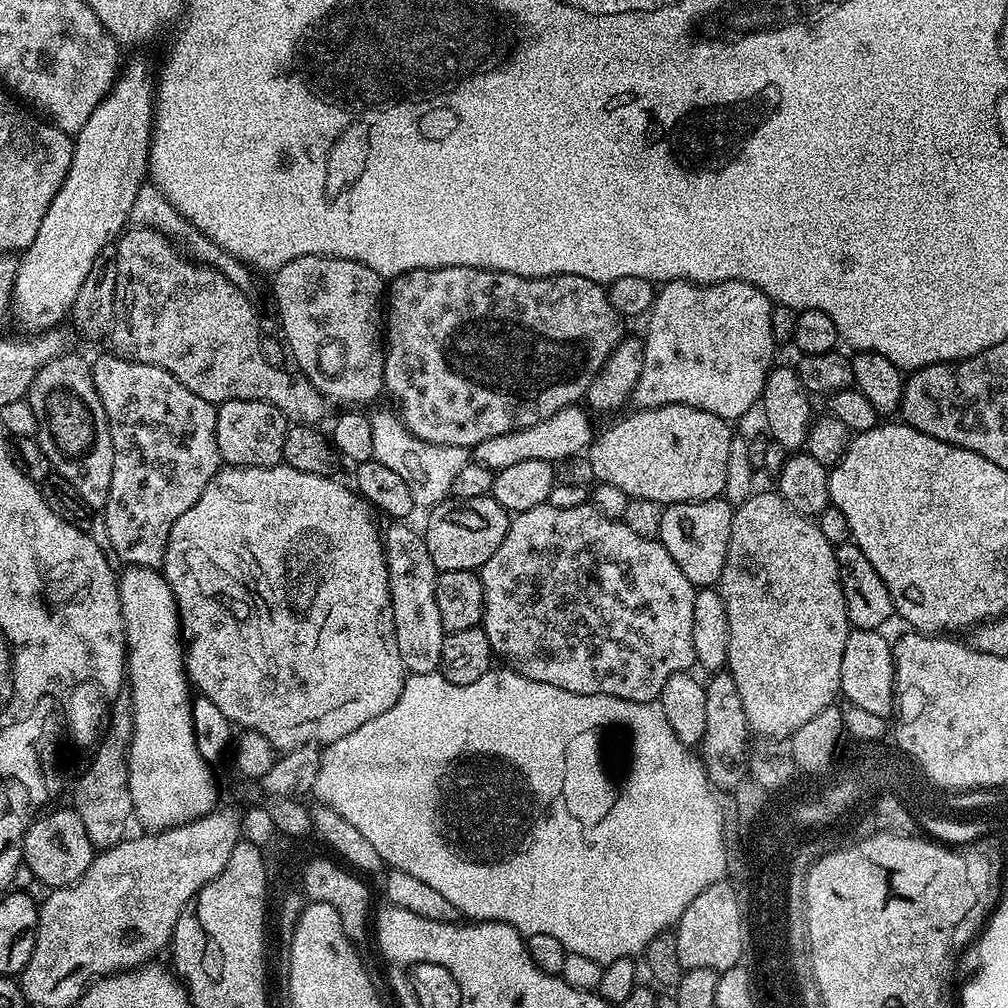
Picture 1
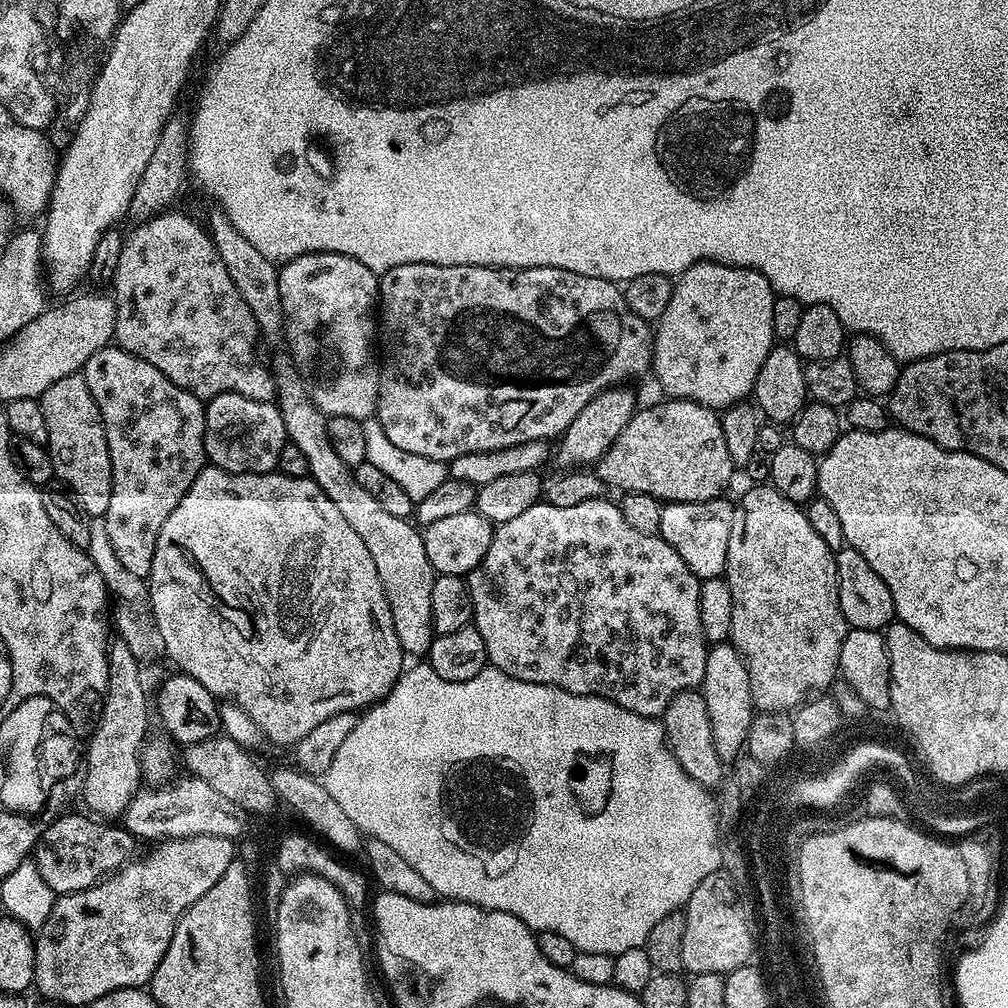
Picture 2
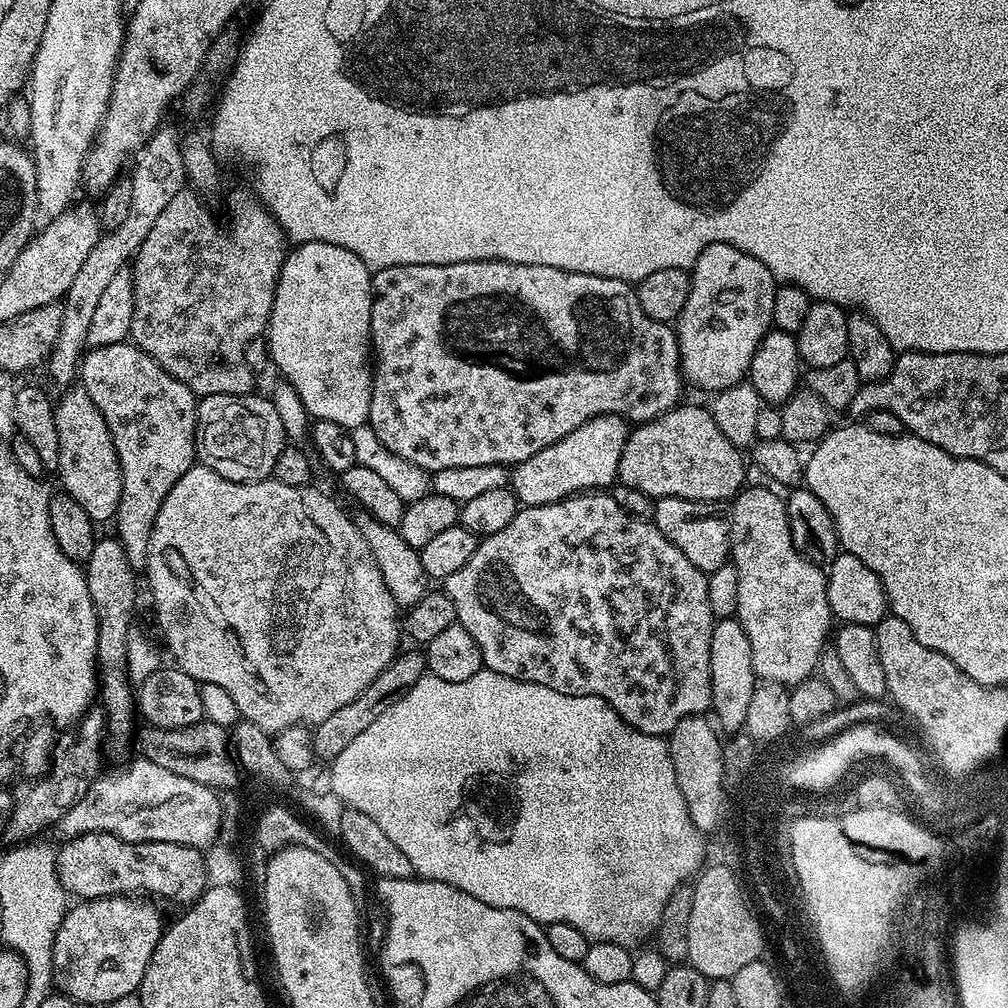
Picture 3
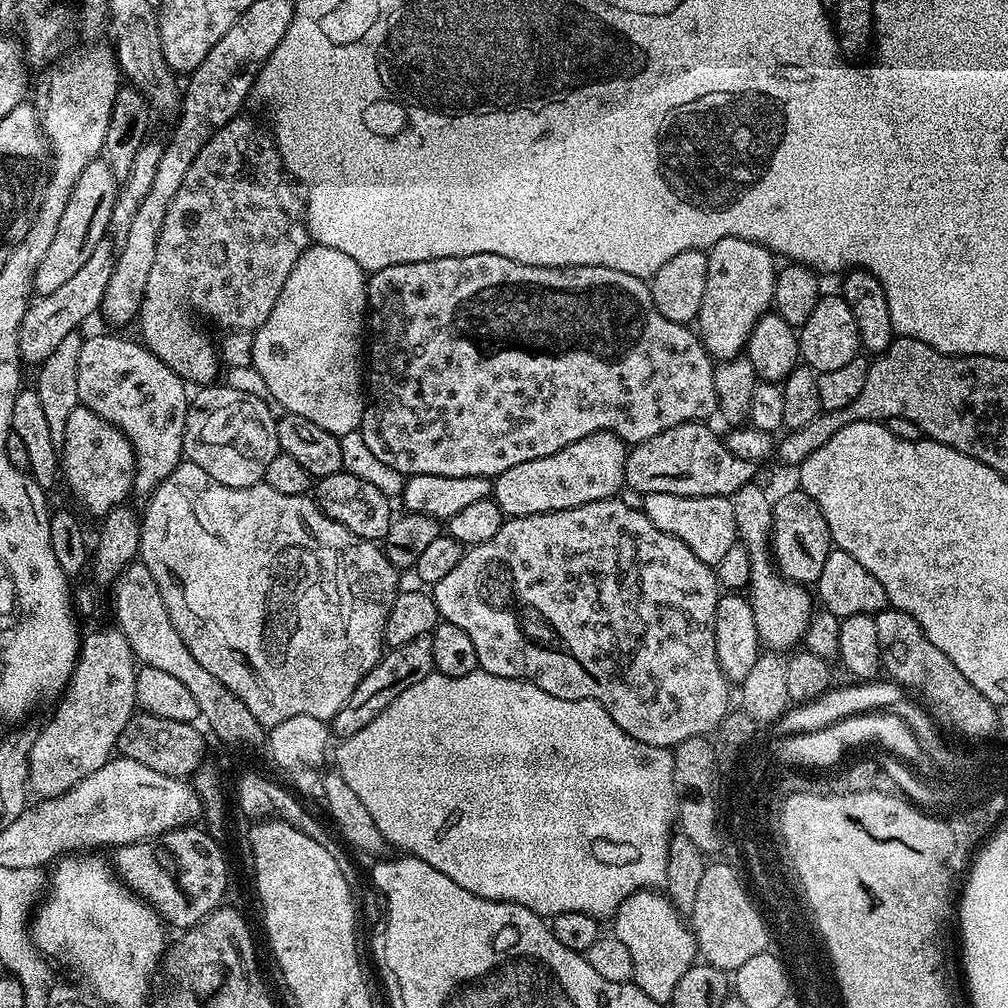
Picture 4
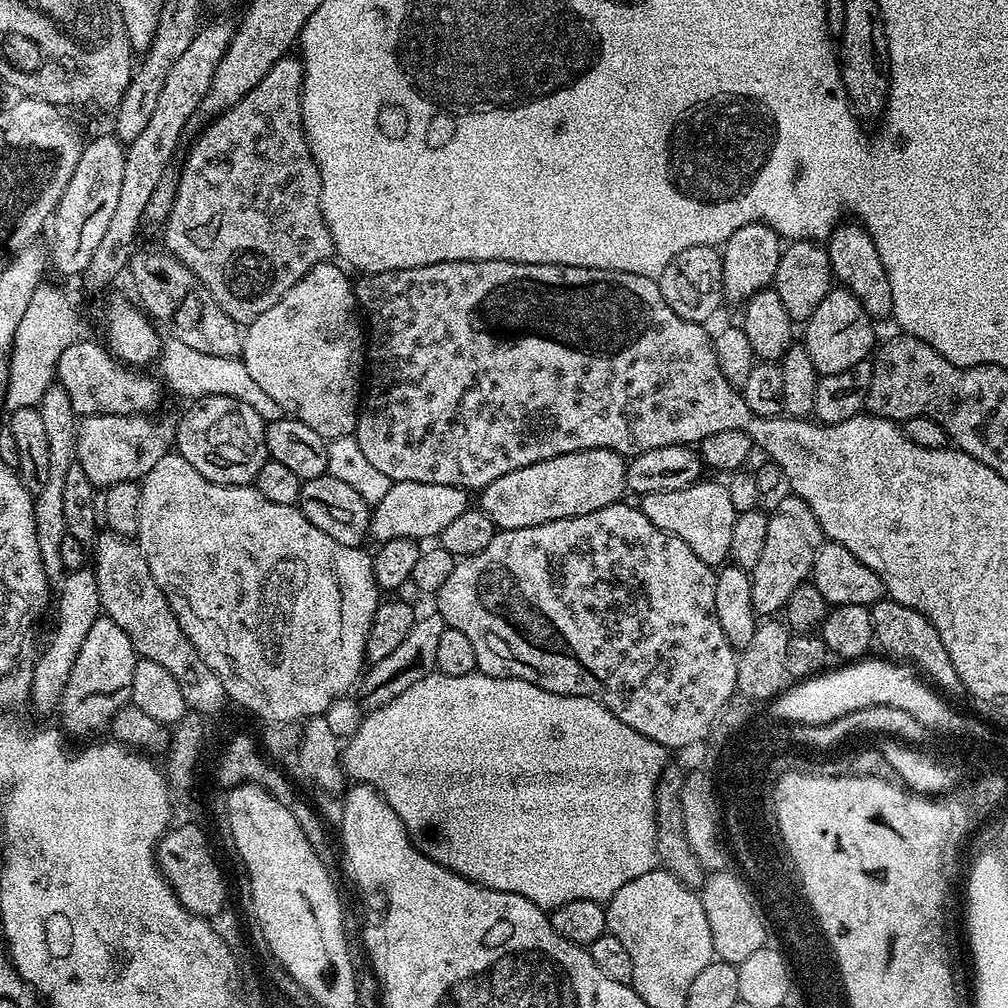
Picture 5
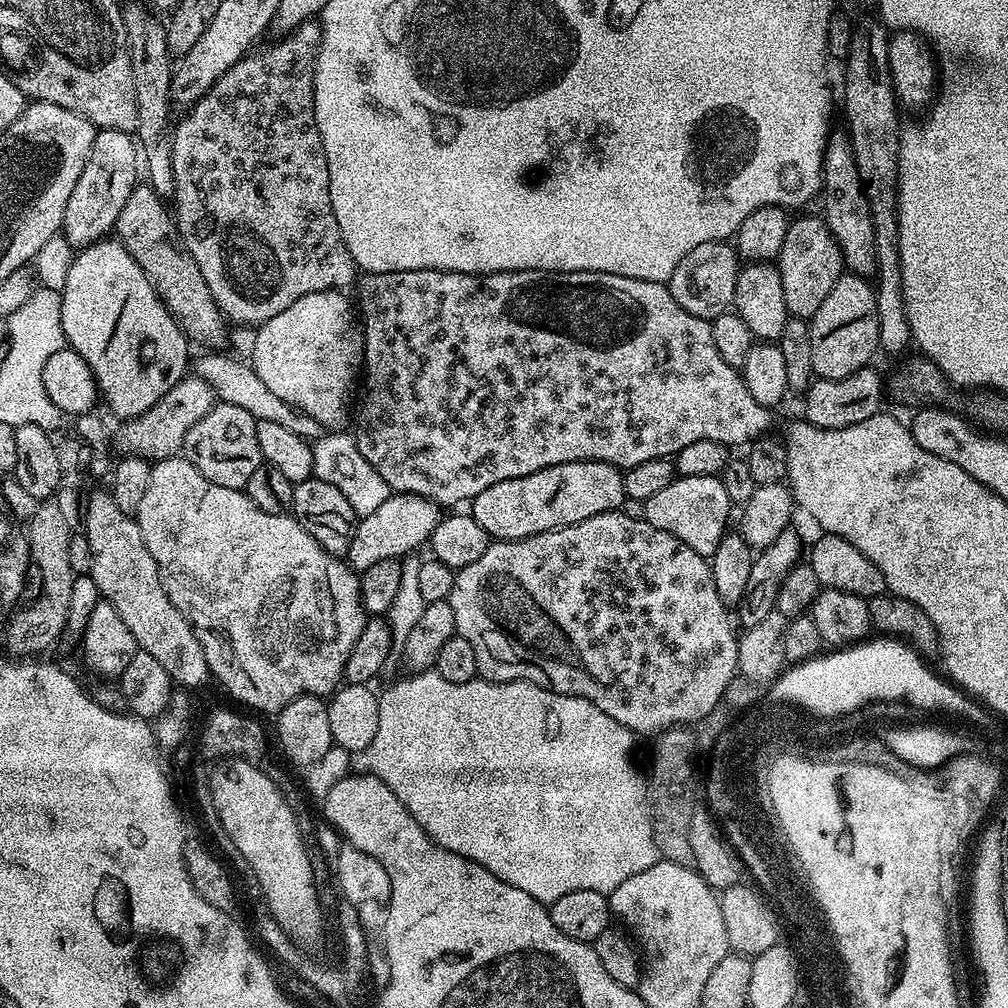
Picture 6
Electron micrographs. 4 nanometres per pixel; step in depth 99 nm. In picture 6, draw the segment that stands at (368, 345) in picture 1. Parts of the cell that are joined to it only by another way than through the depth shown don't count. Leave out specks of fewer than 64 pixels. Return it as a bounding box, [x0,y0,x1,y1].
[250,290,364,430]

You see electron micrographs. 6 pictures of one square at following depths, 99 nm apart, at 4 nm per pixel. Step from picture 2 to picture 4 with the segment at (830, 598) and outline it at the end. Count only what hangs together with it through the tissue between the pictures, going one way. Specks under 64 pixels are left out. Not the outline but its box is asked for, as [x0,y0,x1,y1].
[730,482,814,650]

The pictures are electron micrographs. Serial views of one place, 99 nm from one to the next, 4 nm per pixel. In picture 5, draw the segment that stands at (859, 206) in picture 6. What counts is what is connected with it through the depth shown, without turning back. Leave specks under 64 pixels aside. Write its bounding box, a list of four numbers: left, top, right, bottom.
[826,222,894,321]

